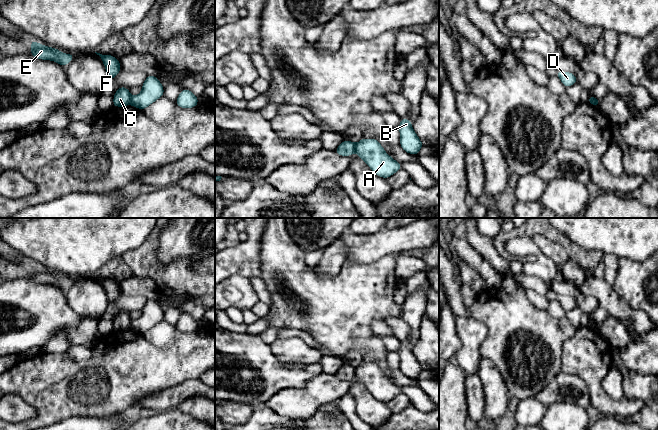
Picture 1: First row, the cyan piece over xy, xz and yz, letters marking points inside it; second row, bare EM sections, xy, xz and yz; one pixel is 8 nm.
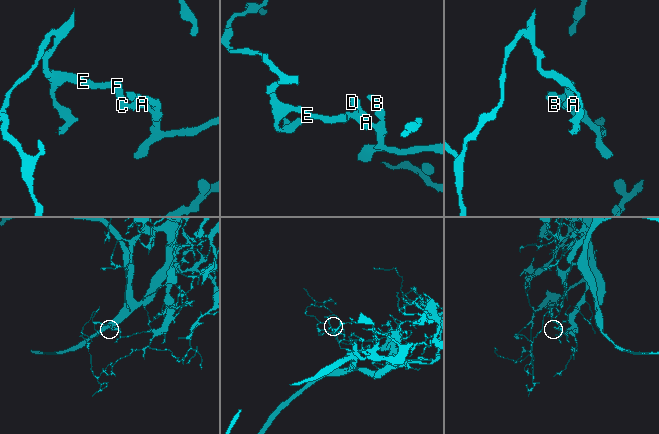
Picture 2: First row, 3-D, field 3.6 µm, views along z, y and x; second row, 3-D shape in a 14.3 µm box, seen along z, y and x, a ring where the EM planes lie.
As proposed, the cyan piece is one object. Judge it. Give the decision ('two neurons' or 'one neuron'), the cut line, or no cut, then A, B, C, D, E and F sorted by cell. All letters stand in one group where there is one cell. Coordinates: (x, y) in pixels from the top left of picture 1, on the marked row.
two neurons | xy (132, 96), (130, 103) | A B D / C E F

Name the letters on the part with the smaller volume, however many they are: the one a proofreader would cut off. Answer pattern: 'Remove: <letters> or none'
Remove: C, E, F

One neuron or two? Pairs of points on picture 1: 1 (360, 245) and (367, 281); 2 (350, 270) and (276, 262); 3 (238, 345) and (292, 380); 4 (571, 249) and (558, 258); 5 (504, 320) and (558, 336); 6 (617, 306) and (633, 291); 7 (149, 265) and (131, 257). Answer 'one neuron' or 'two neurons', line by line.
1: two neurons
2: one neuron
3: one neuron
4: two neurons
5: one neuron
6: two neurons
7: one neuron

